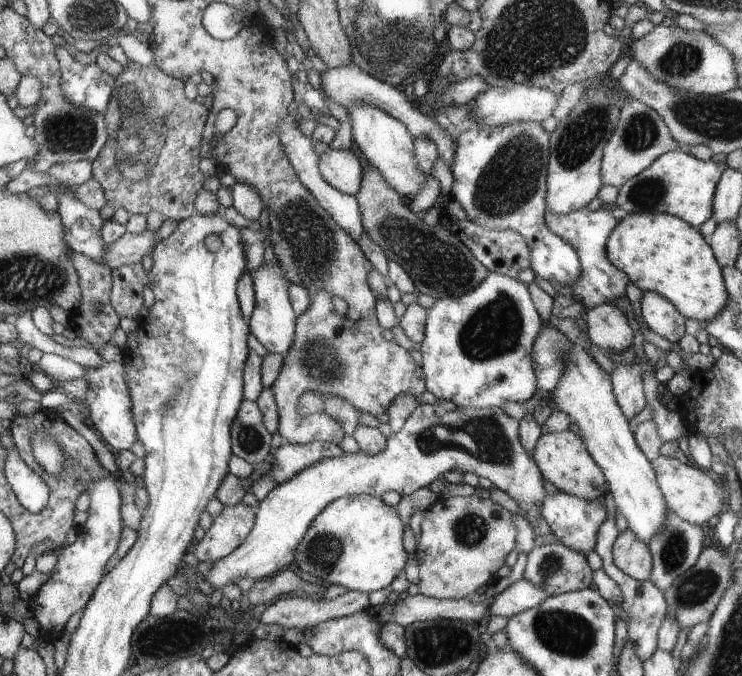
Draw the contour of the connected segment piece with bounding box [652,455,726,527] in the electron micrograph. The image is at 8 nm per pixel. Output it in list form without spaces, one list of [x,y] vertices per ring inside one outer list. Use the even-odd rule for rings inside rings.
[[[660,455],[652,463],[669,510],[680,515],[682,520],[692,524],[700,524],[704,527],[704,522],[710,520],[716,512],[722,514],[726,510],[726,508],[722,508],[722,504],[724,504],[722,496],[724,495],[723,490],[722,494],[720,494],[721,486],[719,484],[716,486],[714,480],[704,470],[698,470],[694,466],[688,466],[688,464],[682,464],[676,458],[668,460],[668,458]]]

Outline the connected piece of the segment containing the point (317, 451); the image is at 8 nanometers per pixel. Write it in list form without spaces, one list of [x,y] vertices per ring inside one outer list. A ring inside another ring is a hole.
[[[284,441],[271,455],[272,468],[264,476],[272,477],[276,483],[291,480],[307,467],[324,458],[345,455],[338,445],[325,441],[315,441],[306,445],[298,445]]]

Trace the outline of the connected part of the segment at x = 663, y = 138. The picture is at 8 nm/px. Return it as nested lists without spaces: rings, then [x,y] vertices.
[[[630,99],[621,109],[619,124],[603,152],[603,186],[622,187],[627,181],[634,179],[634,176],[639,176],[665,153],[677,151],[679,147],[664,118],[656,110],[641,101]]]

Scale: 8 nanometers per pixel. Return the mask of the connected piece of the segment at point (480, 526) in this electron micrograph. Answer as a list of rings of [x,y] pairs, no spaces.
[[[439,496],[429,508],[424,510],[425,516],[418,540],[415,559],[420,569],[418,591],[423,596],[436,599],[464,599],[482,586],[490,585],[497,578],[497,572],[504,566],[506,556],[516,548],[518,530],[514,526],[514,518],[510,511],[489,499],[472,496]]]

